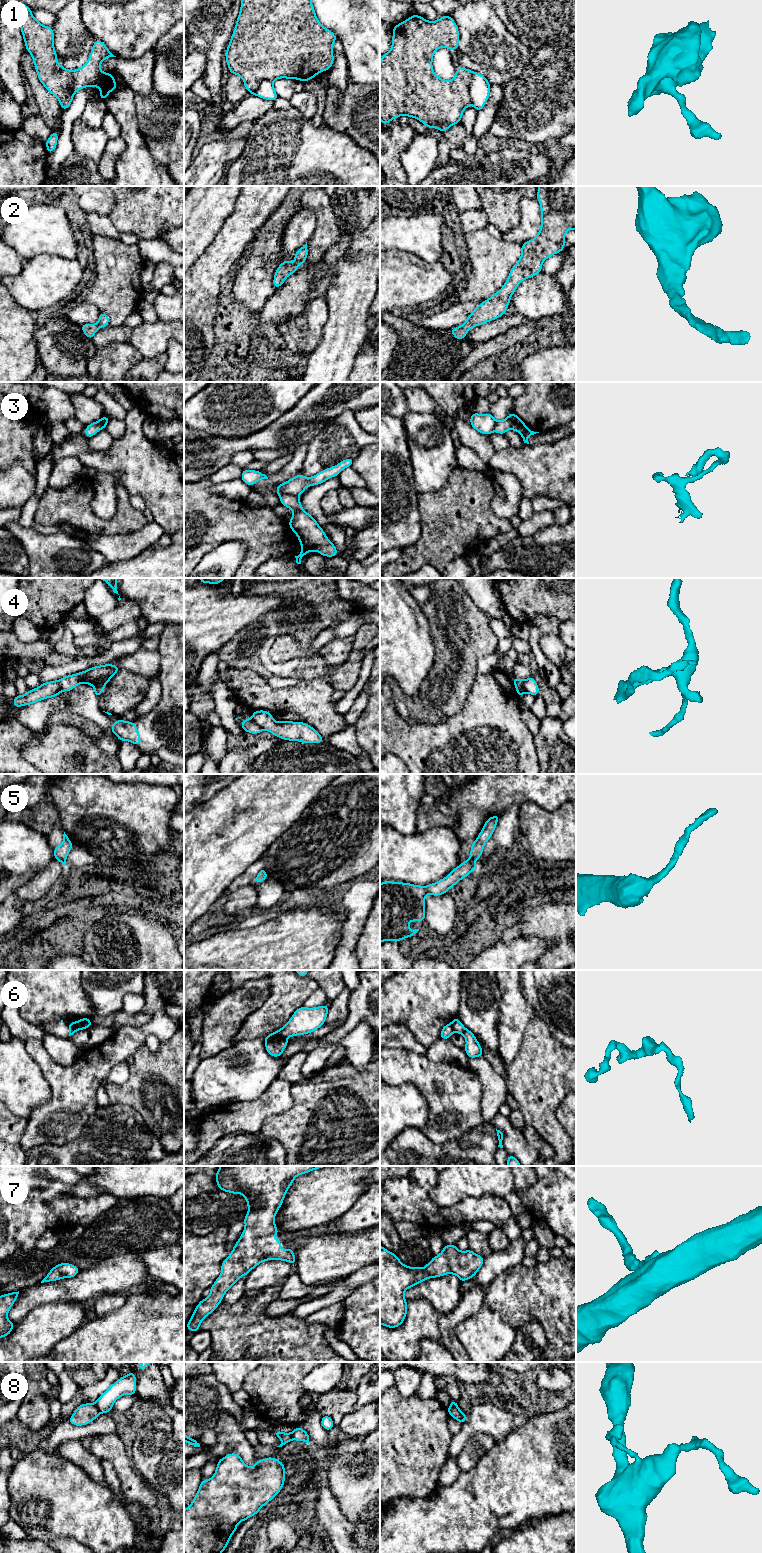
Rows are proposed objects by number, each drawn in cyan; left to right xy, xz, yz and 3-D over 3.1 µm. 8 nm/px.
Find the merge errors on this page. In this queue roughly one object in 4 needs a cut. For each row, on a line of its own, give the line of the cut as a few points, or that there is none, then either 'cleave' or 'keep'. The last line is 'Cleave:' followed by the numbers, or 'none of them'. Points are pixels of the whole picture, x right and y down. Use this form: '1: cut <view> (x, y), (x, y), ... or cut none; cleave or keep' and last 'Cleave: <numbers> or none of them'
1: cut yz (473, 72), (469, 89), (470, 103); cleave
2: cut none; keep
3: cut xz (296, 497), (281, 498); cleave
4: cut xz (252, 717), (263, 729); cleave
5: cut none; keep
6: cut xz (286, 1038), (271, 1039), (265, 1043); cleave
7: cut none; keep
8: cut xy (94, 1403), (100, 1412); cleave
Cleave: 1, 3, 4, 6, 8

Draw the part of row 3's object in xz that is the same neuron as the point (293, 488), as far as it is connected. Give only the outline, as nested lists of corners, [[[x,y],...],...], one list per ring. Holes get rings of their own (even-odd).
[[[353,458],[345,459],[337,465],[320,471],[316,475],[309,478],[303,476],[302,474],[298,474],[285,483],[277,485],[276,493],[280,498],[297,498],[305,491],[308,486],[318,485],[332,477],[338,476],[343,469],[350,467],[353,461]]]

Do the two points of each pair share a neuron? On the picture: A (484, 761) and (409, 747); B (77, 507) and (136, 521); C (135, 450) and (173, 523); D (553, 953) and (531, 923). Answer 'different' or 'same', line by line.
A: same
B: same
C: same
D: same

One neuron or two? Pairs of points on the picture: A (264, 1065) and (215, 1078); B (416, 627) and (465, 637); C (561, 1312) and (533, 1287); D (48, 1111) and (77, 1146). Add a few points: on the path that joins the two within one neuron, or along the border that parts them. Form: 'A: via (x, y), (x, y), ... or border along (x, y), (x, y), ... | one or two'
A: via (252, 1069), (227, 1076) | one
B: border along (420, 608), (426, 617), (435, 653) | two
C: via (554, 1307), (551, 1307), (540, 1294) | one
D: border along (76, 1138), (63, 1144), (50, 1144) | two

